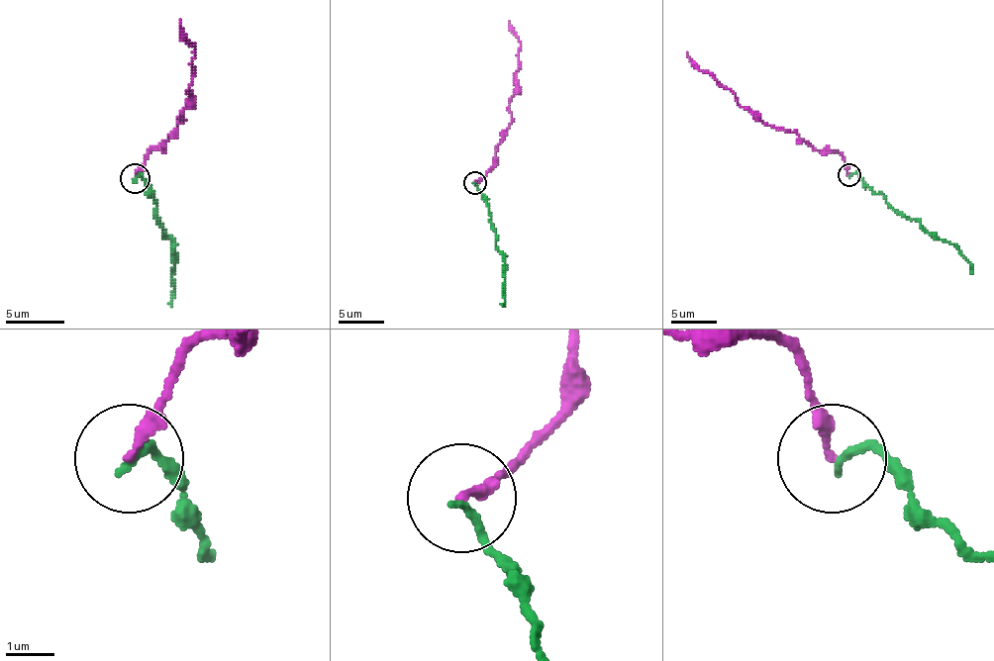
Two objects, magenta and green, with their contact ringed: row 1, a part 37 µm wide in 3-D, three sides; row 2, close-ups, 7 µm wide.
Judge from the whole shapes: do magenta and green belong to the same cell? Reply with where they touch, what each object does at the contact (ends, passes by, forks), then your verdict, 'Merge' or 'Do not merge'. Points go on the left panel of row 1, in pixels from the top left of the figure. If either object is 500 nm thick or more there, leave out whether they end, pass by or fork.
Place: (135, 178). At the ring magenta ends. At the ring green ends. Merge

